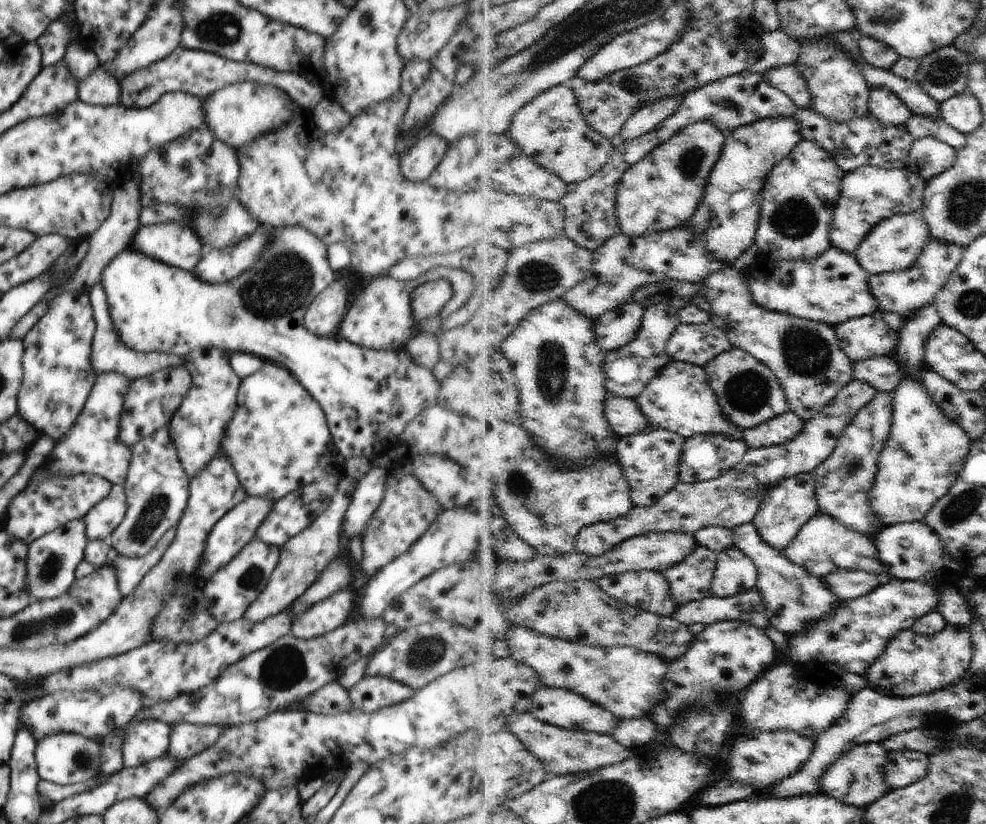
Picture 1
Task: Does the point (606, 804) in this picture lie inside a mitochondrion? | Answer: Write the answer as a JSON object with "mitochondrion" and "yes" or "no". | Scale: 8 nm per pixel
{"mitochondrion":"yes"}

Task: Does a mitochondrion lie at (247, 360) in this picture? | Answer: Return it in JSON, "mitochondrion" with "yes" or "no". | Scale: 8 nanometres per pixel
{"mitochondrion":"no"}

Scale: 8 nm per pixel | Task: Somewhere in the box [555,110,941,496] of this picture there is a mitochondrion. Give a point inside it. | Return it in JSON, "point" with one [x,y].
{"point":[807,353]}

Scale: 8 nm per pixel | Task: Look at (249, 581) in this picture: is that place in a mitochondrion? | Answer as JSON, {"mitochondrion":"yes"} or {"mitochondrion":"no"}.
{"mitochondrion":"yes"}

